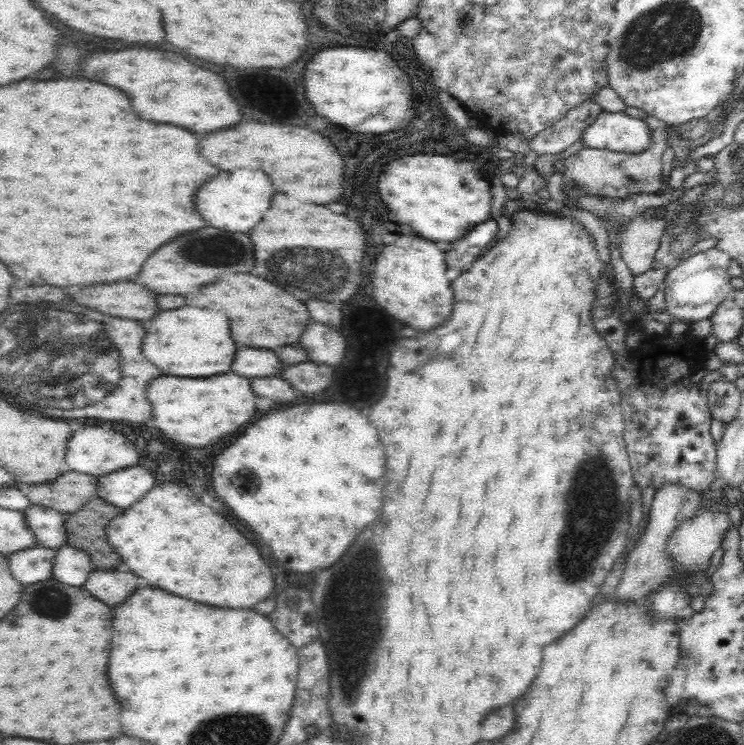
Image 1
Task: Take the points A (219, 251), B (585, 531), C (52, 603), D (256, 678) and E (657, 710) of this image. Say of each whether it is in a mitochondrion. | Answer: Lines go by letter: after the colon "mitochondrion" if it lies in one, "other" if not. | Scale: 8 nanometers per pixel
A: mitochondrion
B: mitochondrion
C: mitochondrion
D: other
E: other

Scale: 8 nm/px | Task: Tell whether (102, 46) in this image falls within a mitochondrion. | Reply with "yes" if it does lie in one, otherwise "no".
no

